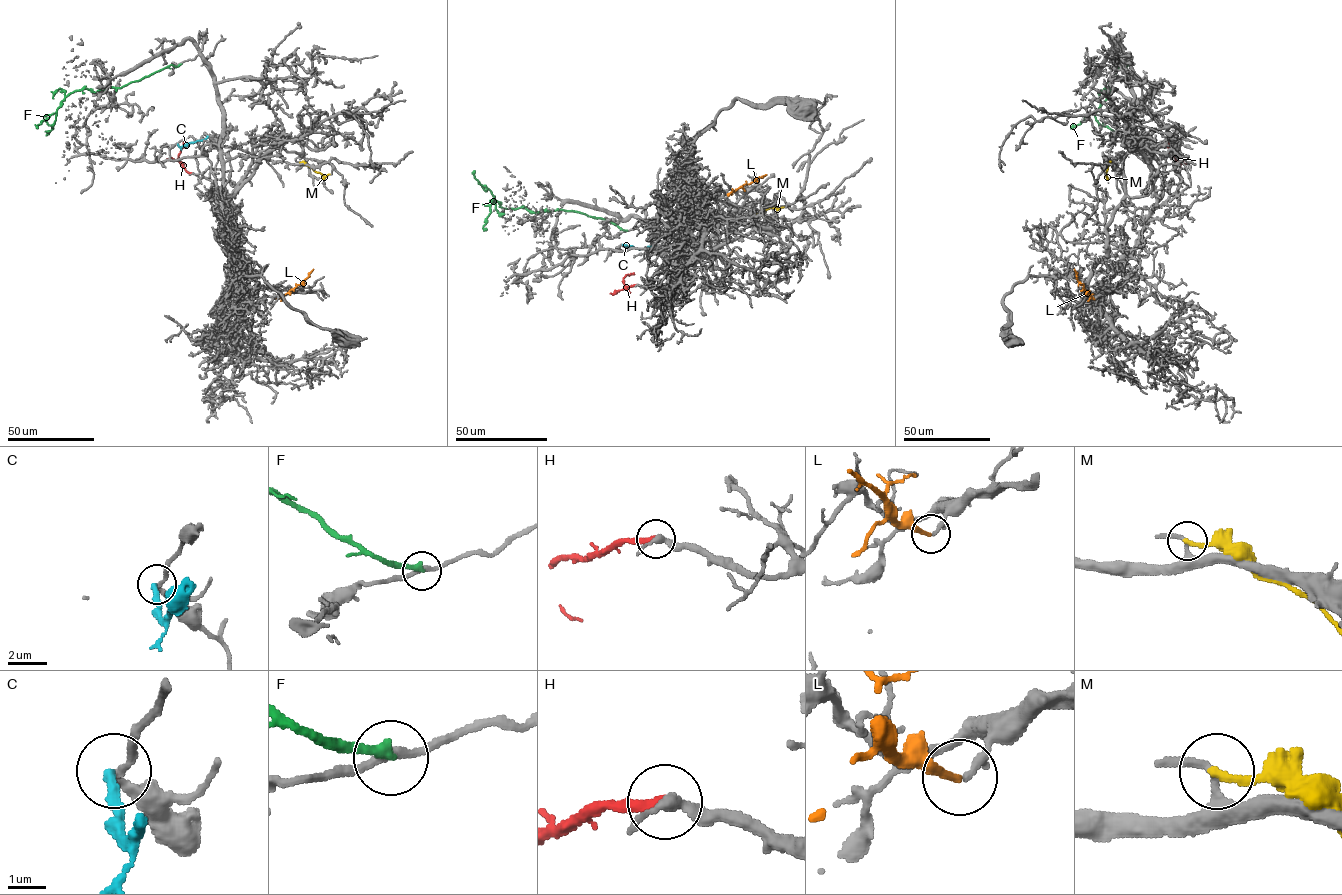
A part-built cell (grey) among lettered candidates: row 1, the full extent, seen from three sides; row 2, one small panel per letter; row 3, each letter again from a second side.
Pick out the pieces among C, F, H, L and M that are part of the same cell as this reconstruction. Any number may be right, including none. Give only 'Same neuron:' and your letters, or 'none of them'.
Same neuron: H, L

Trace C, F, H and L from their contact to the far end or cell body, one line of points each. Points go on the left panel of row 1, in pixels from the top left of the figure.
C: (177, 144), (181, 147), (208, 136)
F: (181, 63), (120, 87), (70, 92), (57, 108), (53, 128), (46, 135)
H: (191, 173), (185, 169), (178, 155), (188, 144)
L: (276, 299), (302, 283), (313, 269)

